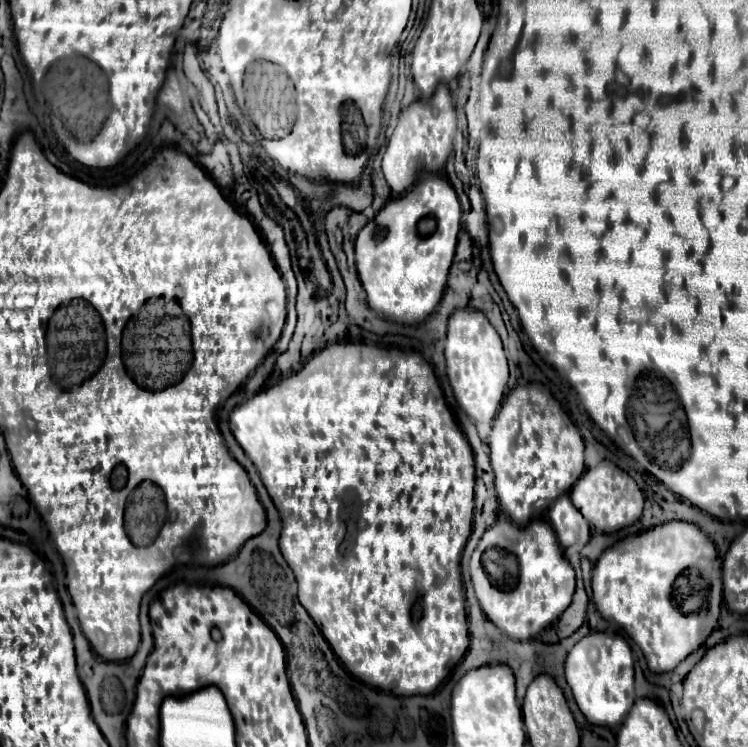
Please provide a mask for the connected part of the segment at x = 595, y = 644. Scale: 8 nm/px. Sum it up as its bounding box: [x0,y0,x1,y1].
[566,633,634,725]

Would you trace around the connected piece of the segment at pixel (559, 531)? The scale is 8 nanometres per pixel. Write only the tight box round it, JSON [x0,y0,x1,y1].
[548,495,590,549]

